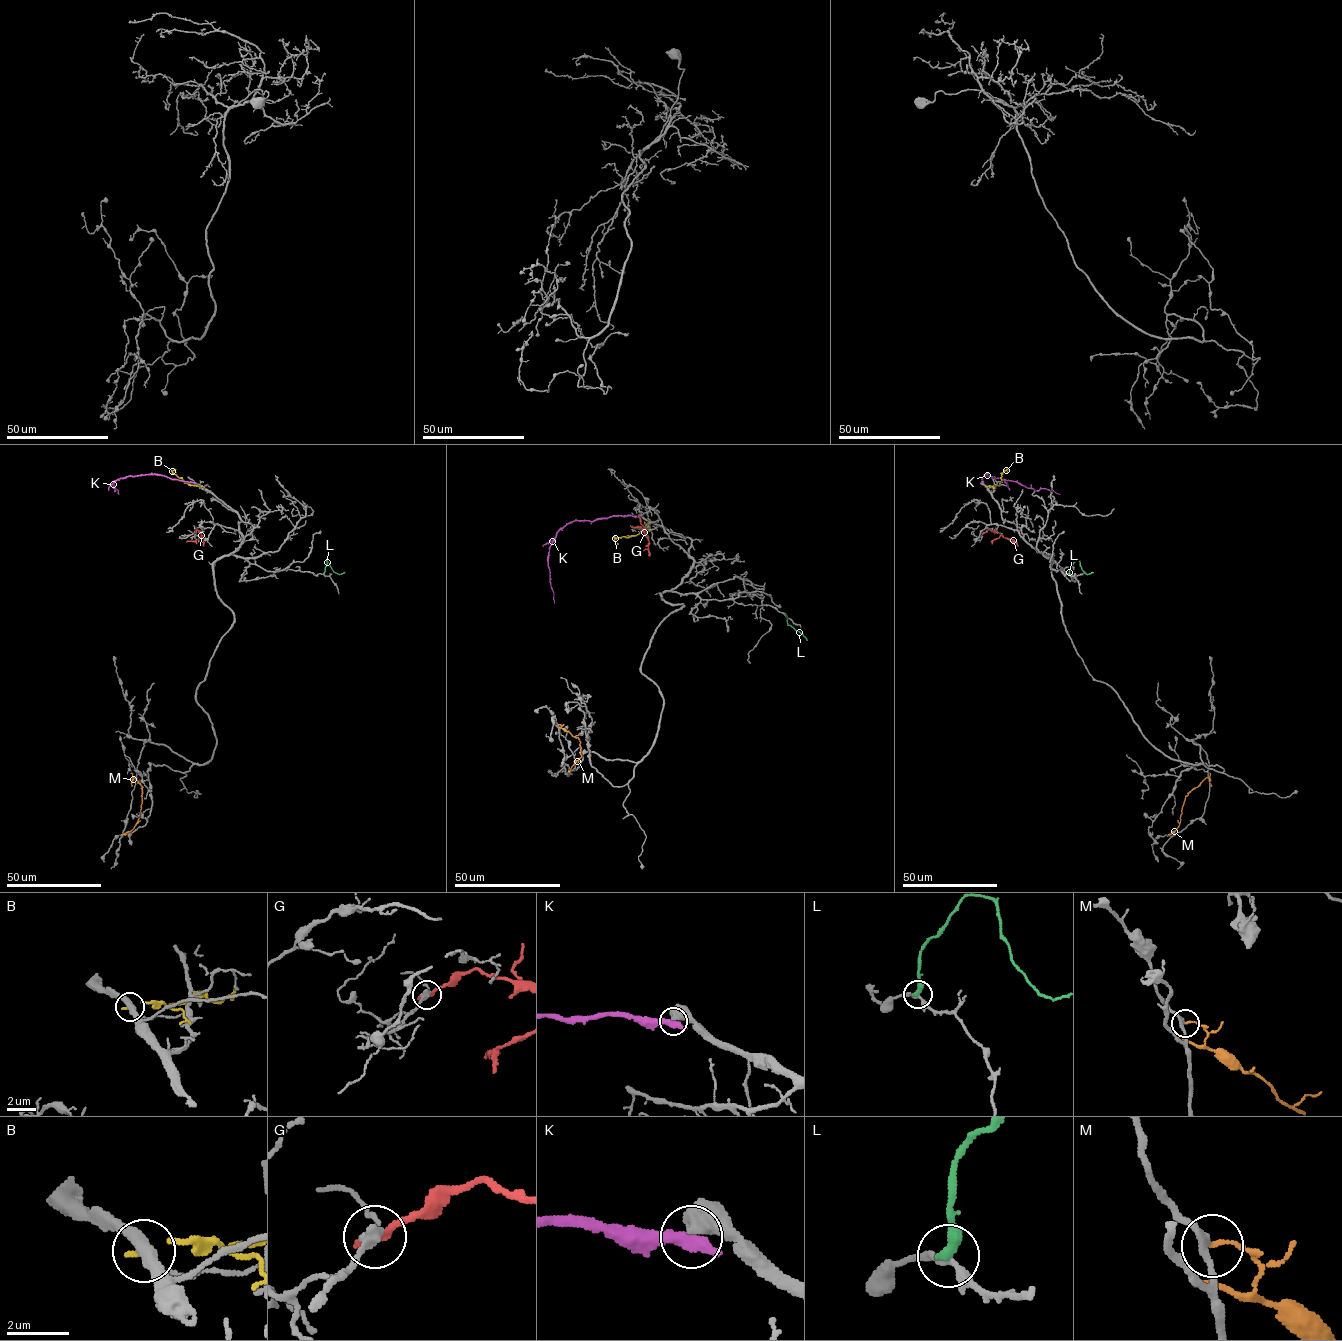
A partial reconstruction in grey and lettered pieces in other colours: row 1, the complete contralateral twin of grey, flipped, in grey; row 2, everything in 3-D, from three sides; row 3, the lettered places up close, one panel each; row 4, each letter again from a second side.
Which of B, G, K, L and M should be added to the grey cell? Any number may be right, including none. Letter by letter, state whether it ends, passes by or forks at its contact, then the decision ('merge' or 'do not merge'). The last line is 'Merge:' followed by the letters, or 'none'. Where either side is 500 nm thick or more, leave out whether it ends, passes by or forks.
B: it ends; do not merge
G: it ends; do not merge
K: do not merge
L: it ends; do not merge
M: it ends; do not merge
Merge: none

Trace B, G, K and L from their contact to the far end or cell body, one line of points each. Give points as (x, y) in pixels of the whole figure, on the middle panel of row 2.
B: (647, 520), (647, 524), (636, 535), (616, 537), (614, 539), (618, 544)
G: (639, 517), (648, 540), (649, 551), (643, 550)
K: (639, 516), (613, 515), (592, 521), (573, 521), (560, 529), (548, 555), (554, 602)
L: (783, 613), (787, 623), (807, 640)

